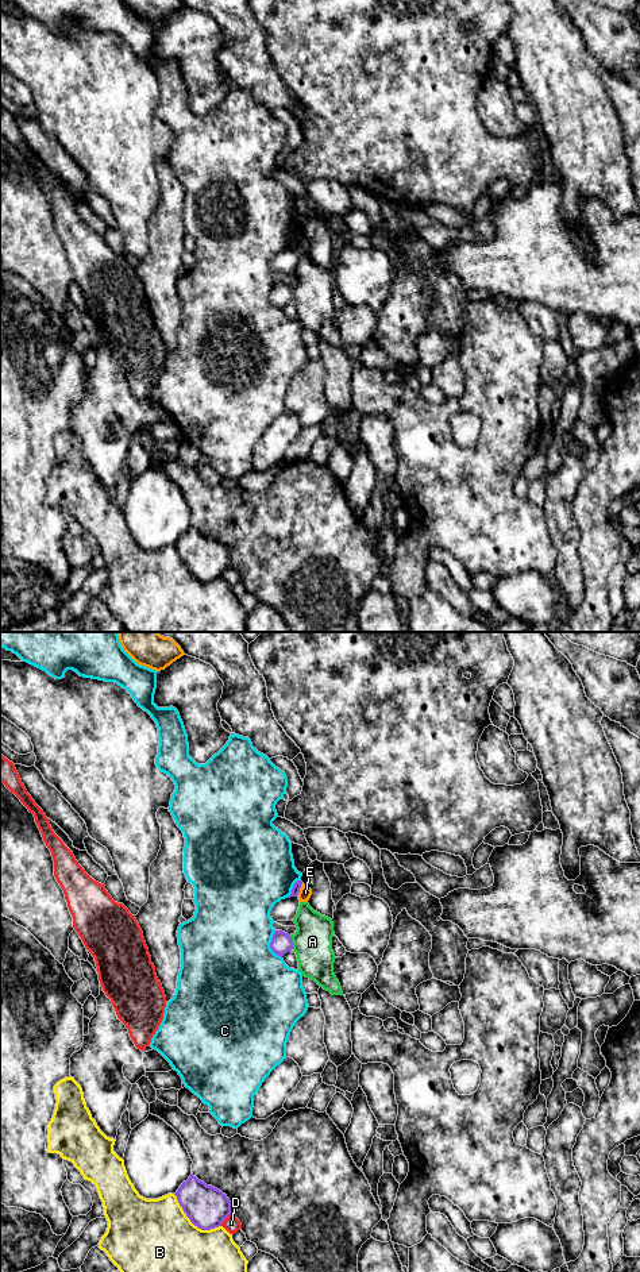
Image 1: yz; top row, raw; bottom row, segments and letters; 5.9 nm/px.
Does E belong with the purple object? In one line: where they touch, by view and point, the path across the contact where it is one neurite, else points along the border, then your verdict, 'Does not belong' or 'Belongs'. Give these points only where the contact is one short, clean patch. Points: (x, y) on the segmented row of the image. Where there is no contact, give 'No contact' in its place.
Touches purple at yz (299, 890). Boundary: yz (303, 883), (296, 895). Does not belong

